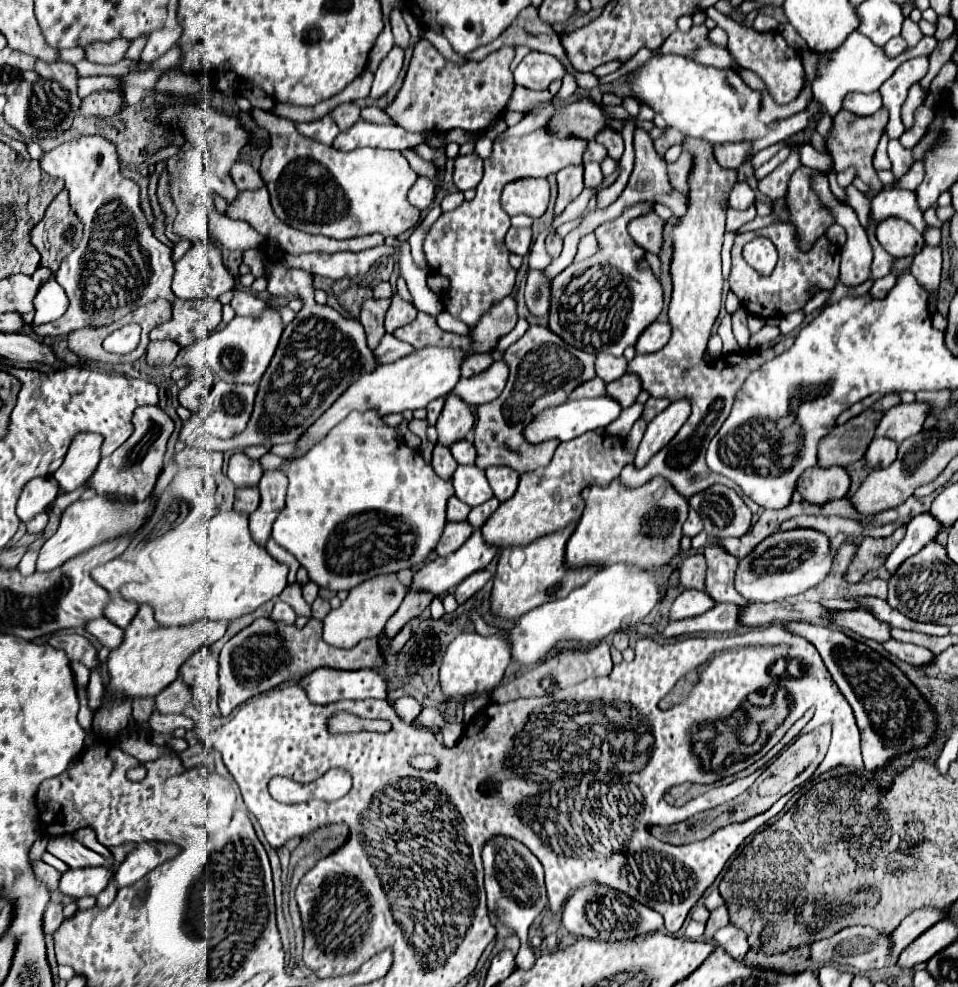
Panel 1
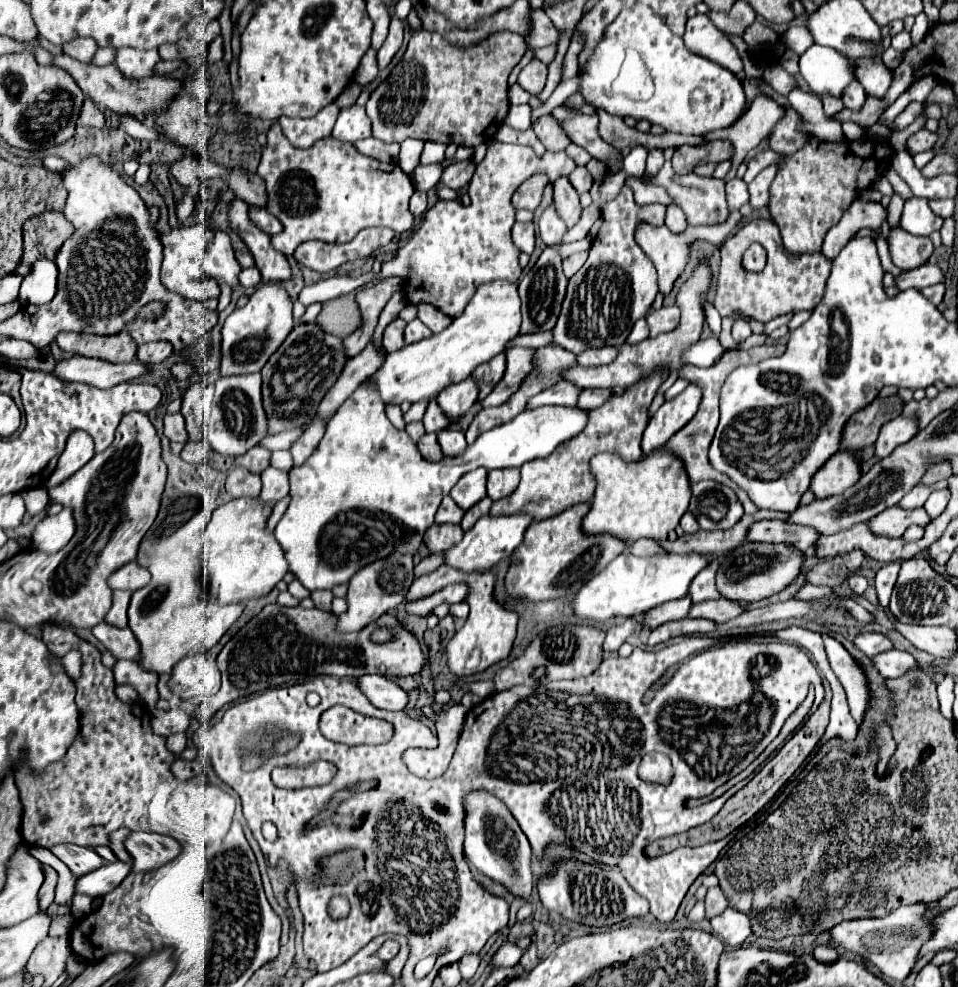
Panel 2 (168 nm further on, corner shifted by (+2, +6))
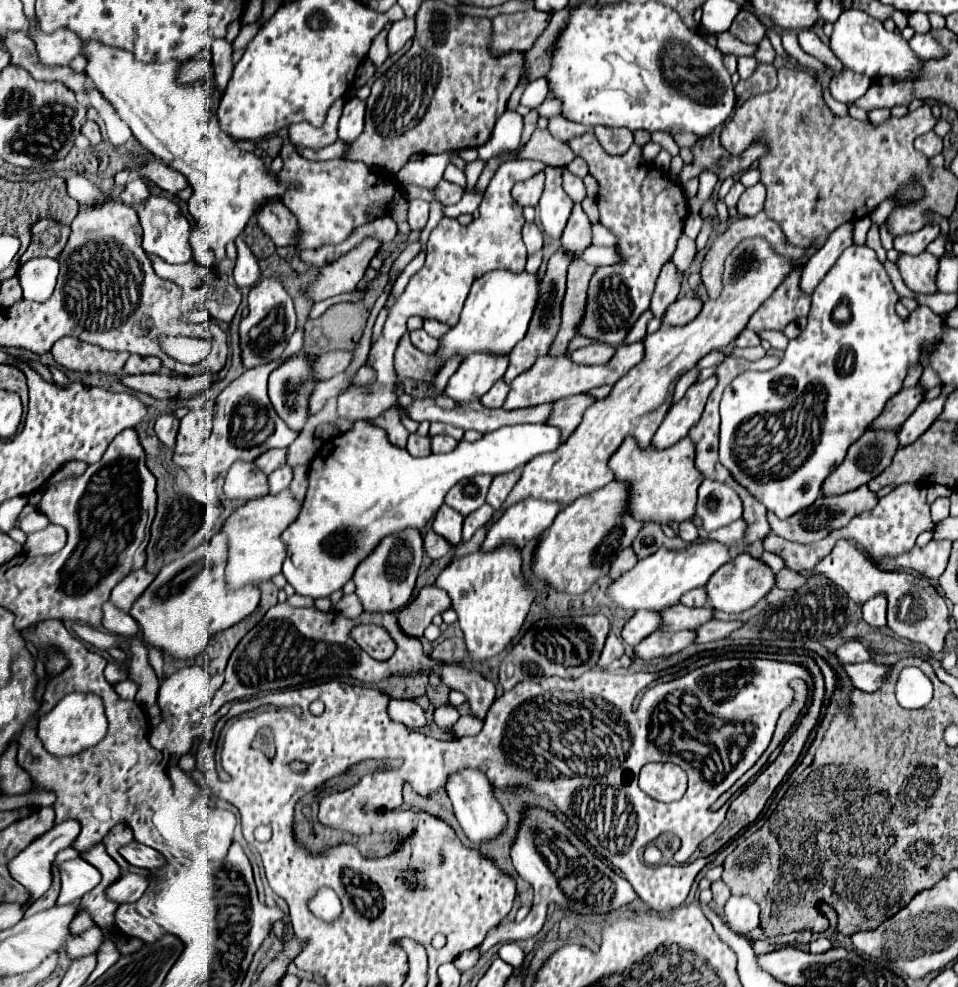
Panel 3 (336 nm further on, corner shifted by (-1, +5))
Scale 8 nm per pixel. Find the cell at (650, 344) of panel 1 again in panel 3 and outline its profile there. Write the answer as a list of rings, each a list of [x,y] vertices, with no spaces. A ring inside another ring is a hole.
[[[697,297],[677,299],[667,309],[667,313],[663,317],[663,323],[669,323],[669,325],[685,325],[685,323],[693,321],[701,313],[701,307],[703,307],[703,301],[697,299]]]

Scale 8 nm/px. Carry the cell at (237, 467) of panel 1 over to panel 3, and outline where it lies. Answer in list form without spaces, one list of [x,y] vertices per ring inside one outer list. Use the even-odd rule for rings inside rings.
[[[269,449],[269,451],[265,451],[263,455],[259,455],[259,457],[255,459],[255,465],[257,465],[265,475],[273,473],[275,469],[283,467],[285,463],[287,463],[287,449]]]

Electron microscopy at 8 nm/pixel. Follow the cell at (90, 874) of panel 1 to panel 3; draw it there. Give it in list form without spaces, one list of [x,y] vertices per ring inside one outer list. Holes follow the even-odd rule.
[[[125,873],[125,875],[121,875],[119,881],[115,881],[107,889],[107,897],[113,899],[115,903],[135,903],[137,899],[141,899],[141,895],[147,891],[147,887],[149,887],[149,881],[145,877]]]

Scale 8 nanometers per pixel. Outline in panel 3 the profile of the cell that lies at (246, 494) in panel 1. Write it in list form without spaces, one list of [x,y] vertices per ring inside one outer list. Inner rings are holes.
[[[237,461],[231,465],[225,479],[225,495],[229,499],[257,499],[269,493],[267,475],[255,463]]]

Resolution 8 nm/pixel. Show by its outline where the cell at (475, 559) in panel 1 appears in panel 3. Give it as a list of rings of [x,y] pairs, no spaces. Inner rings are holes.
[[[523,499],[521,503],[509,507],[505,515],[495,525],[491,525],[481,549],[491,551],[501,543],[515,543],[517,547],[525,547],[531,539],[539,537],[553,523],[559,509],[559,503]]]

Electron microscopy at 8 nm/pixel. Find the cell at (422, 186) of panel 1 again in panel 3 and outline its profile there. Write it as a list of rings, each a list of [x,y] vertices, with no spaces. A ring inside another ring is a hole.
[[[421,199],[411,201],[409,203],[409,209],[407,209],[409,227],[413,231],[423,231],[423,227],[427,225],[427,219],[429,219],[429,203],[427,201],[421,201]]]

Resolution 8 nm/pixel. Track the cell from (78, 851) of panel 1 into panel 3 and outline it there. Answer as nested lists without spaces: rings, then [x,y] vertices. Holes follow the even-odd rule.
[[[81,857],[61,863],[59,871],[61,871],[61,893],[59,893],[57,905],[79,901],[101,881],[99,871],[87,861],[83,861]]]

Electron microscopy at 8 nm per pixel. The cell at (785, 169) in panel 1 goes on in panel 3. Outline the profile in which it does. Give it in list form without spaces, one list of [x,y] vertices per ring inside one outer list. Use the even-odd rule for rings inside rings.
[[[757,183],[741,195],[741,199],[737,203],[737,213],[741,217],[753,217],[759,211],[763,211],[763,201],[765,201],[765,187],[761,183]]]

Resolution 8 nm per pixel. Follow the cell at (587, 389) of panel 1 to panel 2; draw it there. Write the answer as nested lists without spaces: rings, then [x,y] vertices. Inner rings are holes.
[[[560,380],[552,388],[542,390],[534,398],[530,398],[528,408],[538,408],[538,406],[574,406],[578,402],[578,394],[582,392],[580,386],[574,386],[574,382]]]

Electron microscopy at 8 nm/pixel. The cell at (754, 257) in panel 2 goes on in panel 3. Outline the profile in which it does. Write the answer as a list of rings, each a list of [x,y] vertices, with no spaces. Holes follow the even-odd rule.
[[[751,237],[743,239],[725,259],[723,267],[723,291],[719,299],[707,301],[703,311],[691,323],[683,327],[661,325],[661,329],[643,339],[645,355],[639,365],[635,365],[623,379],[615,383],[611,393],[587,407],[581,425],[575,433],[553,451],[553,455],[537,455],[533,463],[523,467],[523,475],[509,493],[503,509],[519,503],[521,499],[535,497],[543,501],[557,501],[561,505],[573,503],[577,497],[597,491],[615,479],[609,469],[611,455],[619,449],[627,435],[633,435],[641,447],[647,447],[665,419],[669,407],[673,405],[673,391],[677,379],[693,369],[699,359],[711,351],[721,351],[731,345],[737,335],[747,327],[751,315],[761,307],[763,301],[773,295],[773,291],[785,281],[793,267],[805,267],[807,259],[817,253],[817,247],[807,247],[805,255],[797,261],[779,255],[767,243],[767,239]]]

